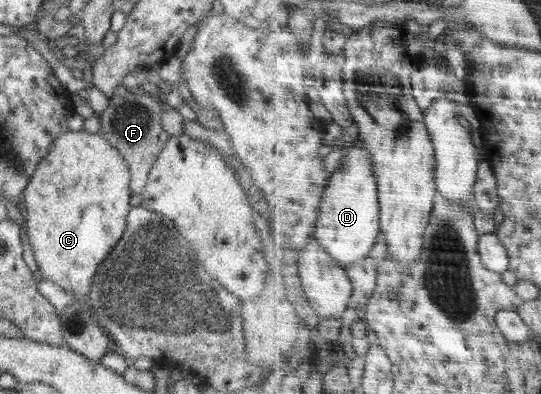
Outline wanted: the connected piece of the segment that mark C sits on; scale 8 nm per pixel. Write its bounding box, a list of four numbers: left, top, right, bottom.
[24,130,131,299]

